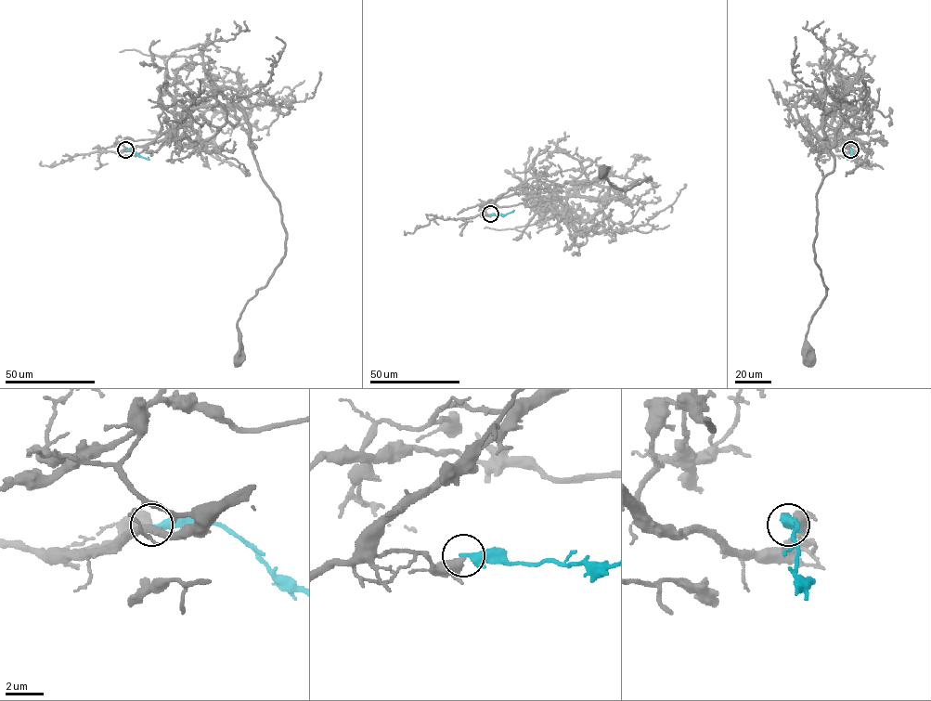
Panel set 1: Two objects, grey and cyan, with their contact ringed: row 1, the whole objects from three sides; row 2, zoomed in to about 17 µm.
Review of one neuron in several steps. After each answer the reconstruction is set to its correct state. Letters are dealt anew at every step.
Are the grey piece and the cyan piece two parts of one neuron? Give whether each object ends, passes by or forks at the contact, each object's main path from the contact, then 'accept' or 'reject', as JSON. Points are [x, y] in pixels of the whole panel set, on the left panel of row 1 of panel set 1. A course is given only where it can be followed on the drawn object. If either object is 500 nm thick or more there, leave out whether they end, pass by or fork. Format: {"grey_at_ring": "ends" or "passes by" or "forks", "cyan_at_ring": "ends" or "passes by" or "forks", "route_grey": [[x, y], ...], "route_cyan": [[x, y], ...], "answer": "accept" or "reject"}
{"route_grey": [[125, 149], [177, 137], [198, 108], [246, 113], [286, 240], [239, 315], [237, 363]], "route_cyan": [[125, 149], [132, 149], [148, 159]], "answer": "reject"}

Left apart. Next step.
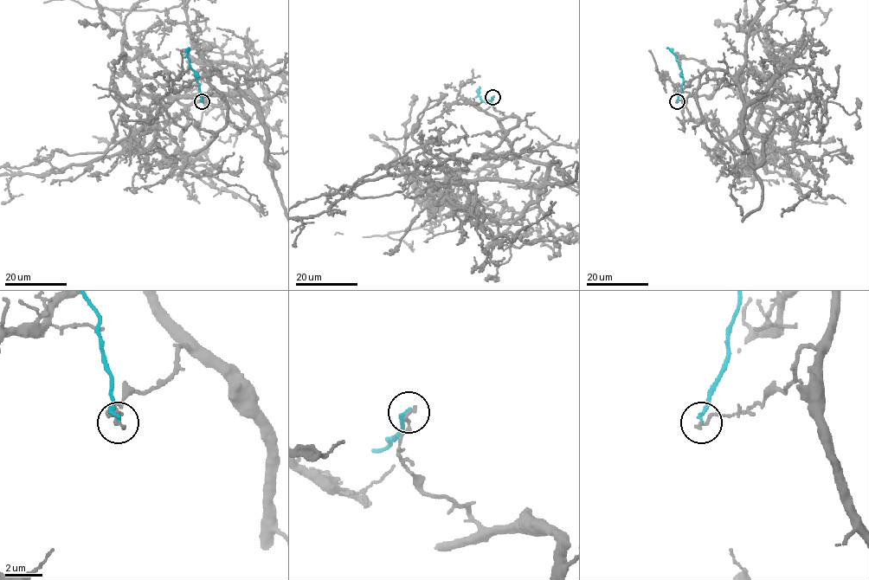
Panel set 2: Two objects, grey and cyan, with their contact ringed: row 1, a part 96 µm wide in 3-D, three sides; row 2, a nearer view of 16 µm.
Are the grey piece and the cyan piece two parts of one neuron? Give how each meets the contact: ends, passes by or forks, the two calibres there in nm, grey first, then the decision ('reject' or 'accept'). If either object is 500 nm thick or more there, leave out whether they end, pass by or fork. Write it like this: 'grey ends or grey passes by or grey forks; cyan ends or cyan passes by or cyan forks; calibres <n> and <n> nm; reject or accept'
grey ends; cyan ends; calibres 190 and 180 nm; reject

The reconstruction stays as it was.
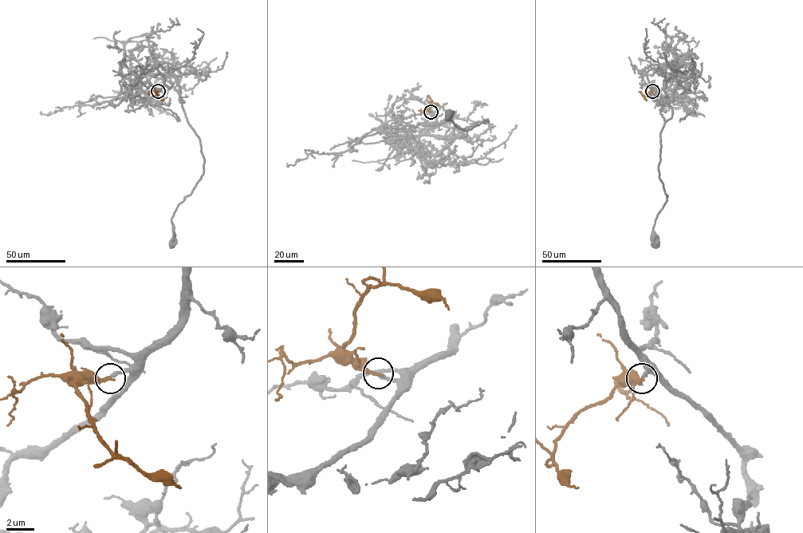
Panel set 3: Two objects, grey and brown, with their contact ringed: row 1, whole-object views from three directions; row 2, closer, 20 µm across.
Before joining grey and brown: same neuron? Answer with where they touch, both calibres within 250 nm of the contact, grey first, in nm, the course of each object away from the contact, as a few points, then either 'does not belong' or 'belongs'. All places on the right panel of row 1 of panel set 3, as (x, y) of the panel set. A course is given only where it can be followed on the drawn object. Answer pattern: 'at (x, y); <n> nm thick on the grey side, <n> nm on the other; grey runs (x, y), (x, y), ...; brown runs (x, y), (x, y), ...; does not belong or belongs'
at (652, 91); 280 nm thick on the grey side, 280 nm on the other; grey runs (652, 90), (647, 71), (658, 65), (672, 111), (660, 133), (659, 171), (667, 196), (653, 229), (655, 246); brown runs (652, 91), (644, 97), (640, 91); belongs

